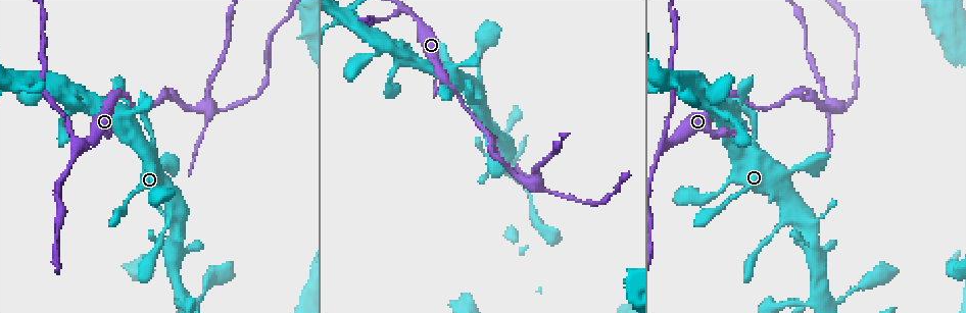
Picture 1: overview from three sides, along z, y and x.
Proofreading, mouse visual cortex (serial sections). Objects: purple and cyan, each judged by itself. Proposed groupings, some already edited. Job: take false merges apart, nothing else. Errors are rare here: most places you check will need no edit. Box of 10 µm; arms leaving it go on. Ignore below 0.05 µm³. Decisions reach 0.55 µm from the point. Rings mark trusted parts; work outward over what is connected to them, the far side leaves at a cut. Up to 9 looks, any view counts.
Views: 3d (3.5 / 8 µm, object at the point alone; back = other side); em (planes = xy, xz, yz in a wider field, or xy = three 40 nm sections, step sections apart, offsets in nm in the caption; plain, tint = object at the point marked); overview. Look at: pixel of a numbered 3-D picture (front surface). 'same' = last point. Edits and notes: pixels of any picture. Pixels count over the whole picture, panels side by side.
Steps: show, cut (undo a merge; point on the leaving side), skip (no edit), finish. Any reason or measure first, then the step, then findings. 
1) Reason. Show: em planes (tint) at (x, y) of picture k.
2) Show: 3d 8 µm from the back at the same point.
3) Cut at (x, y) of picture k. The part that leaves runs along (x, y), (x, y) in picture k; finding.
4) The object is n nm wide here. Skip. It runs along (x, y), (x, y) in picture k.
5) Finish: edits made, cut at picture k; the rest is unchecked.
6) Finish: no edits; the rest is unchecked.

Abrupt turn. Show: 3d 3.5 µm at (836, 108) of picture 1.

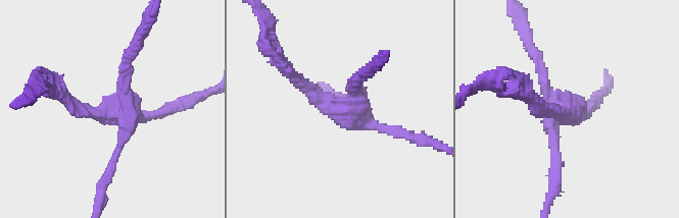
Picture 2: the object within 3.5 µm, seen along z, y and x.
Now the EM. Show: em xy step 5 (tint) at (572, 112) of picture 2.

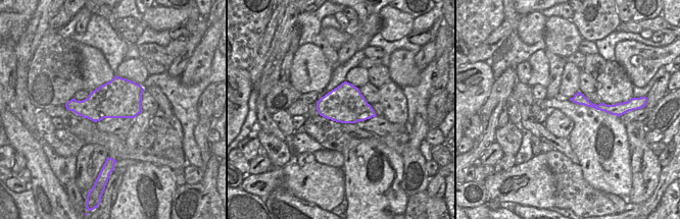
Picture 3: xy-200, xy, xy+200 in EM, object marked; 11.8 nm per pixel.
Show: em xy step 1 (tint) at the same point.

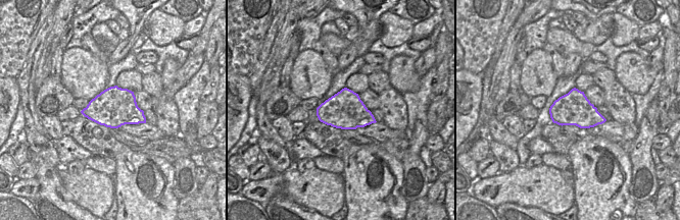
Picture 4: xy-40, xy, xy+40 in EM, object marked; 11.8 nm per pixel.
Cut at (538, 58) of picture 2. The part that leaves runs along (549, 94), (523, 24) in picture 2; two cells meet here.

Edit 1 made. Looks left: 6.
Redraw. Show: overview.

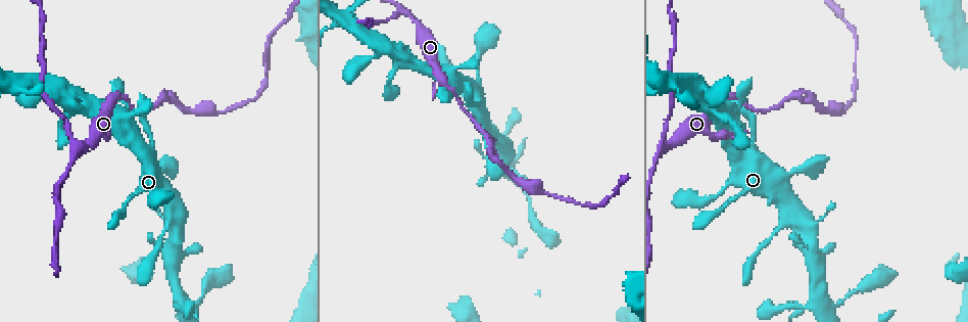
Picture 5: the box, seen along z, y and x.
Calibre changes. Show: 3d 8 µm from the back at (476, 55) of picture 5.

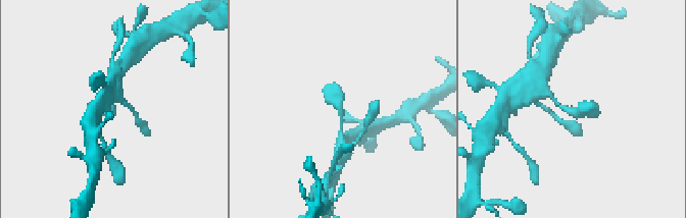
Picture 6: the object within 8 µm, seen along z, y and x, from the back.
The arms are 150, 450 nm wide; need the tissue. Show: em xy step 3 (tint) at the same point.

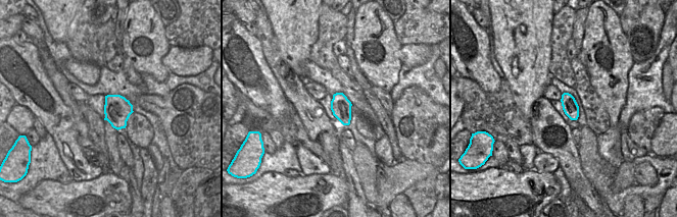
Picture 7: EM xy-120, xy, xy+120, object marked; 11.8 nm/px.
Skip. It runs along (547, 93), (573, 112), (595, 108) in picture 6; one cell here.

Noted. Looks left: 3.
Three arms meet. Show: 3d 3.5 µm from the back at (83, 146) of picture 5.

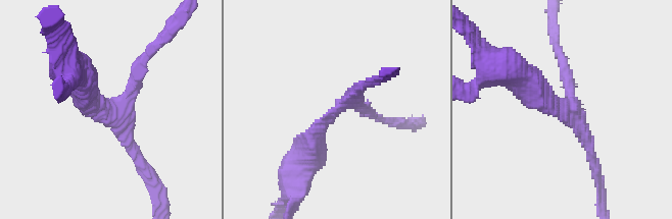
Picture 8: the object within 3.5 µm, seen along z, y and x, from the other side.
3 arms meet here; the arms are 200, 200, 450 nm wide; now the EM. Show: em xy step 5 (tint) at (335, 110) of picture 8.

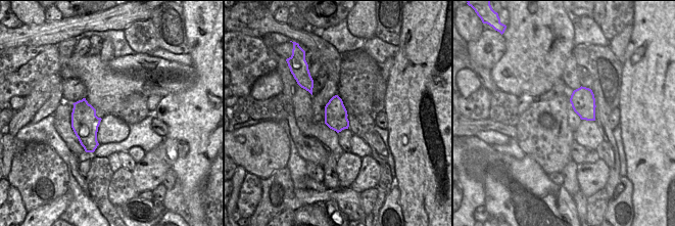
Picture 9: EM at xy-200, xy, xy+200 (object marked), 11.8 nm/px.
Cut it another way. Show: em planes (tint) at the same point.

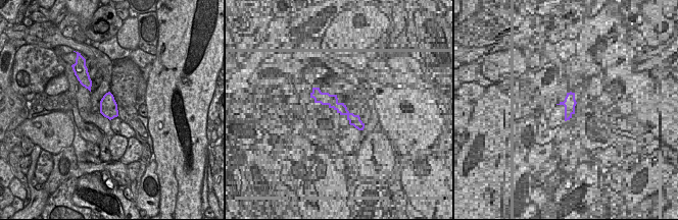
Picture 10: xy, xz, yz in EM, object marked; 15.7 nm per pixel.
Skip. It runs along (307, 157), (342, 105), (368, 113) in picture 8; one cell here.

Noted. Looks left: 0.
Finish: edits made, cut at picture 2; the rest is unchecked.

